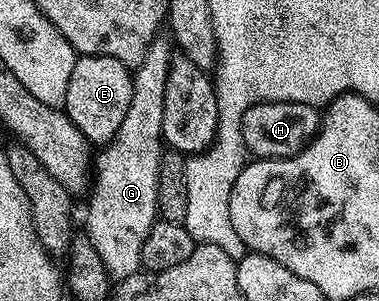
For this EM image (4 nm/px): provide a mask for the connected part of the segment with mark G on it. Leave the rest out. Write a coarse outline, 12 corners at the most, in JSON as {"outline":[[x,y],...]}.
{"outline":[[171,44],[133,68],[84,231],[114,281],[159,218]]}

